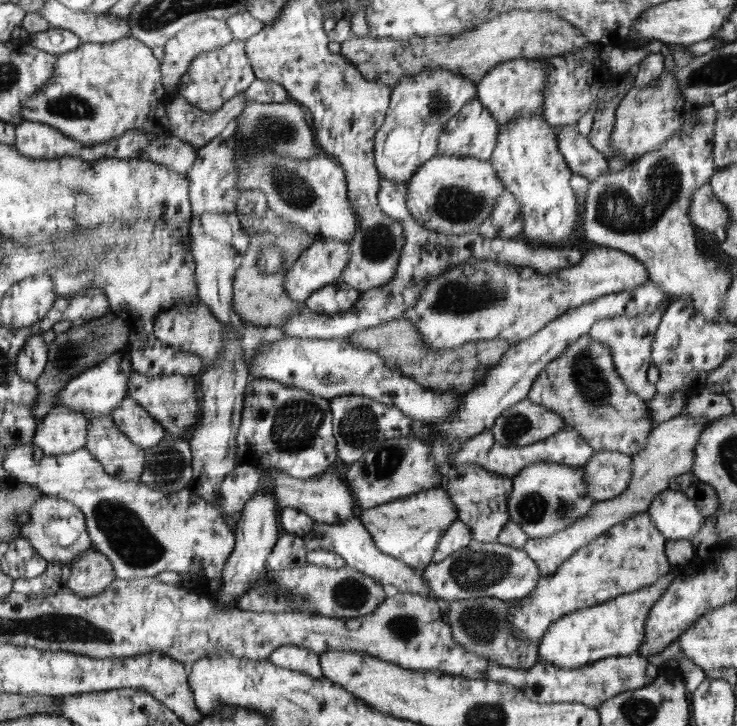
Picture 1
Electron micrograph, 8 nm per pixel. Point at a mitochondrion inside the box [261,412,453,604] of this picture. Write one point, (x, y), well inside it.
(387, 464)

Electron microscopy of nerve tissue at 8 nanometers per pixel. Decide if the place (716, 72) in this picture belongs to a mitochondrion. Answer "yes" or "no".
yes

